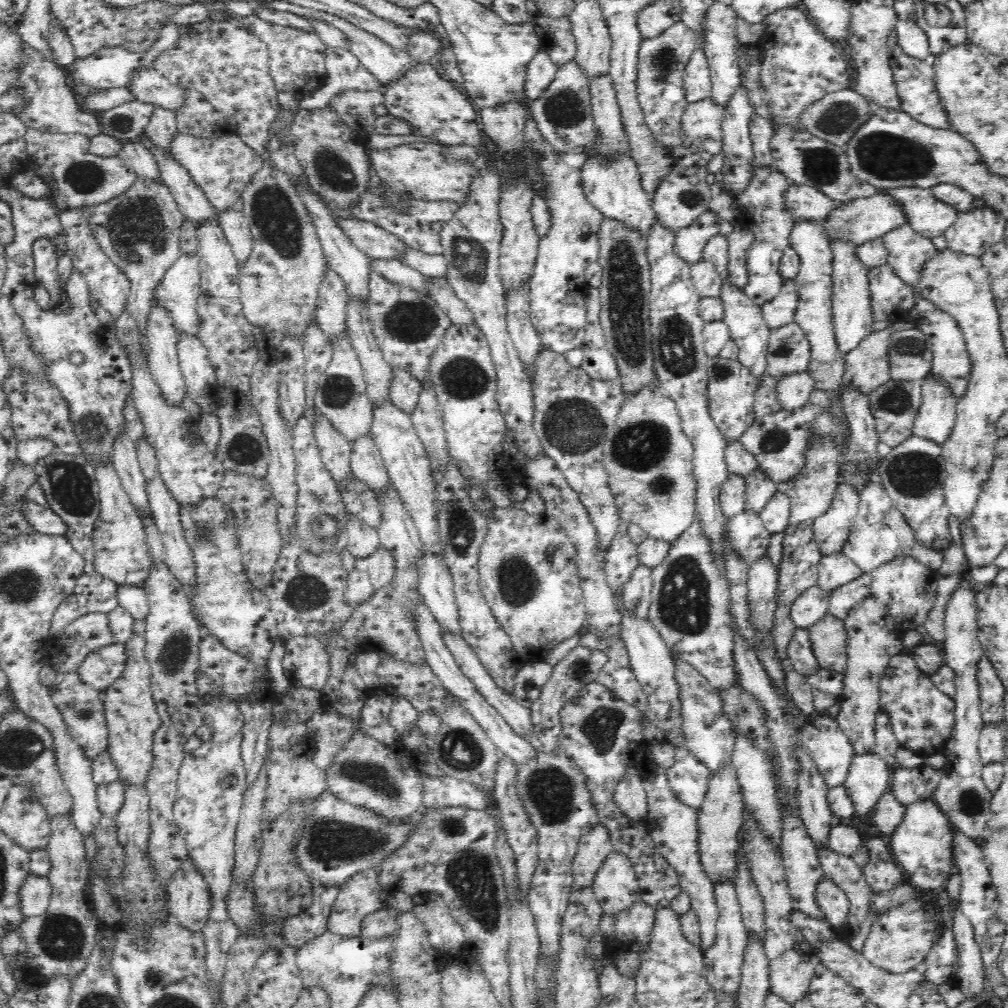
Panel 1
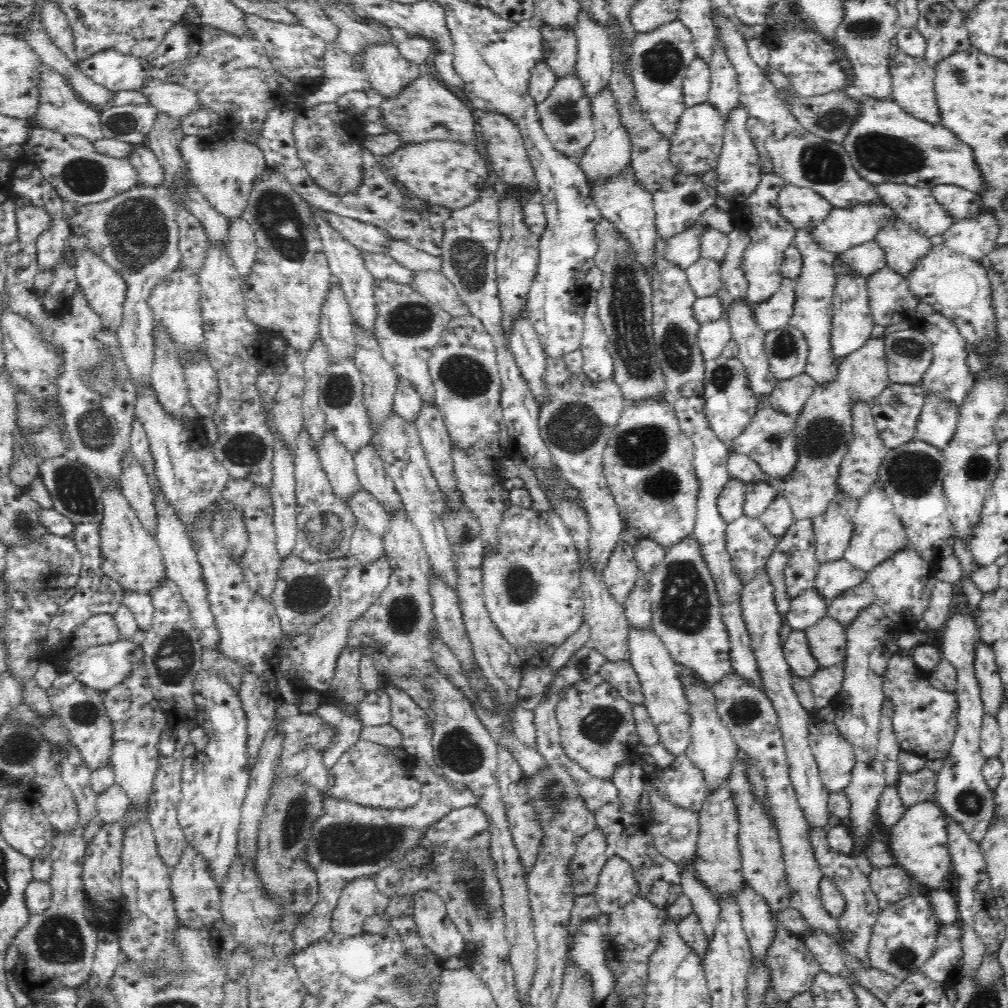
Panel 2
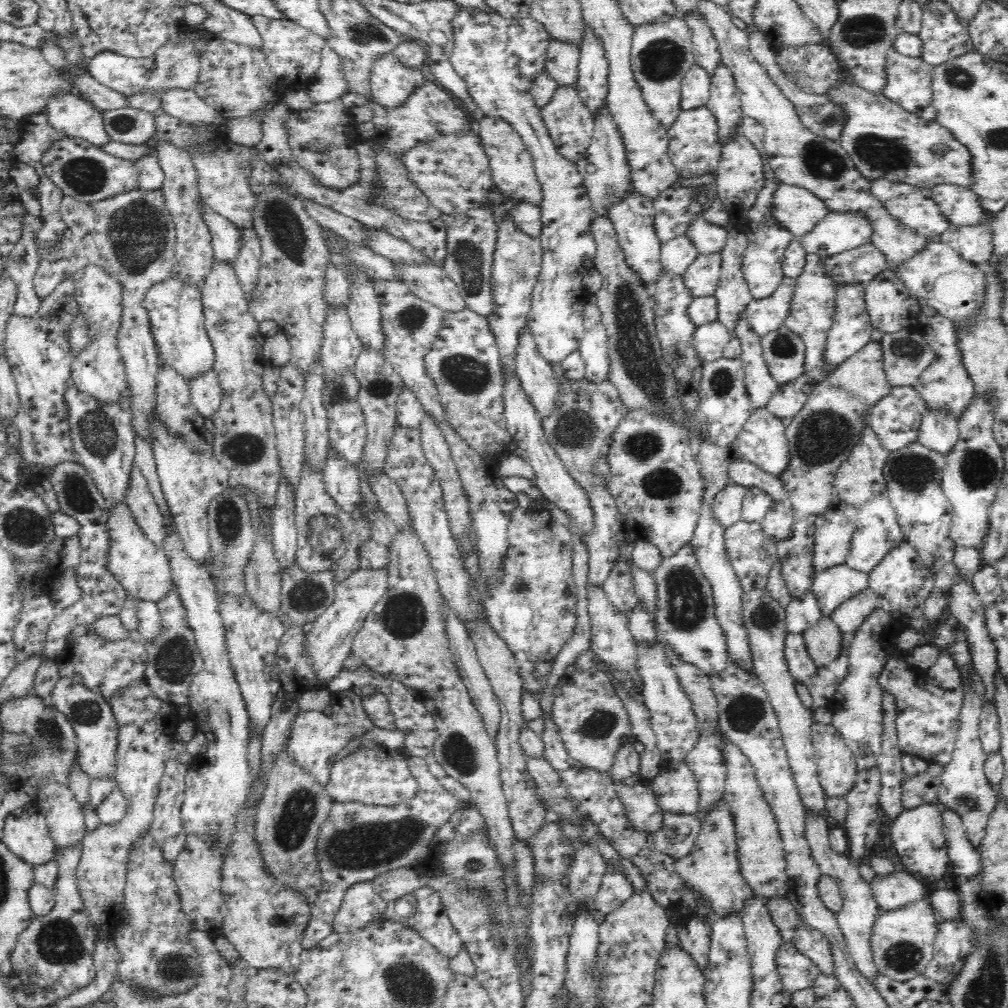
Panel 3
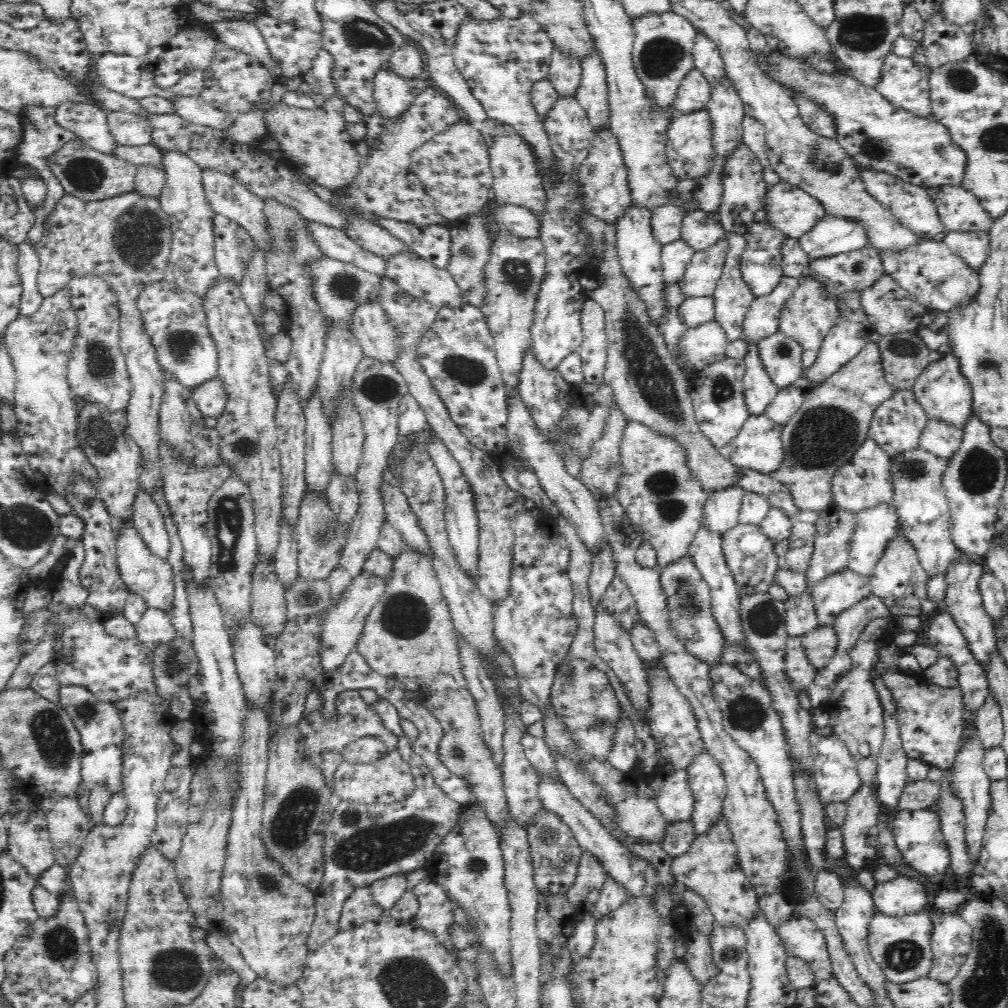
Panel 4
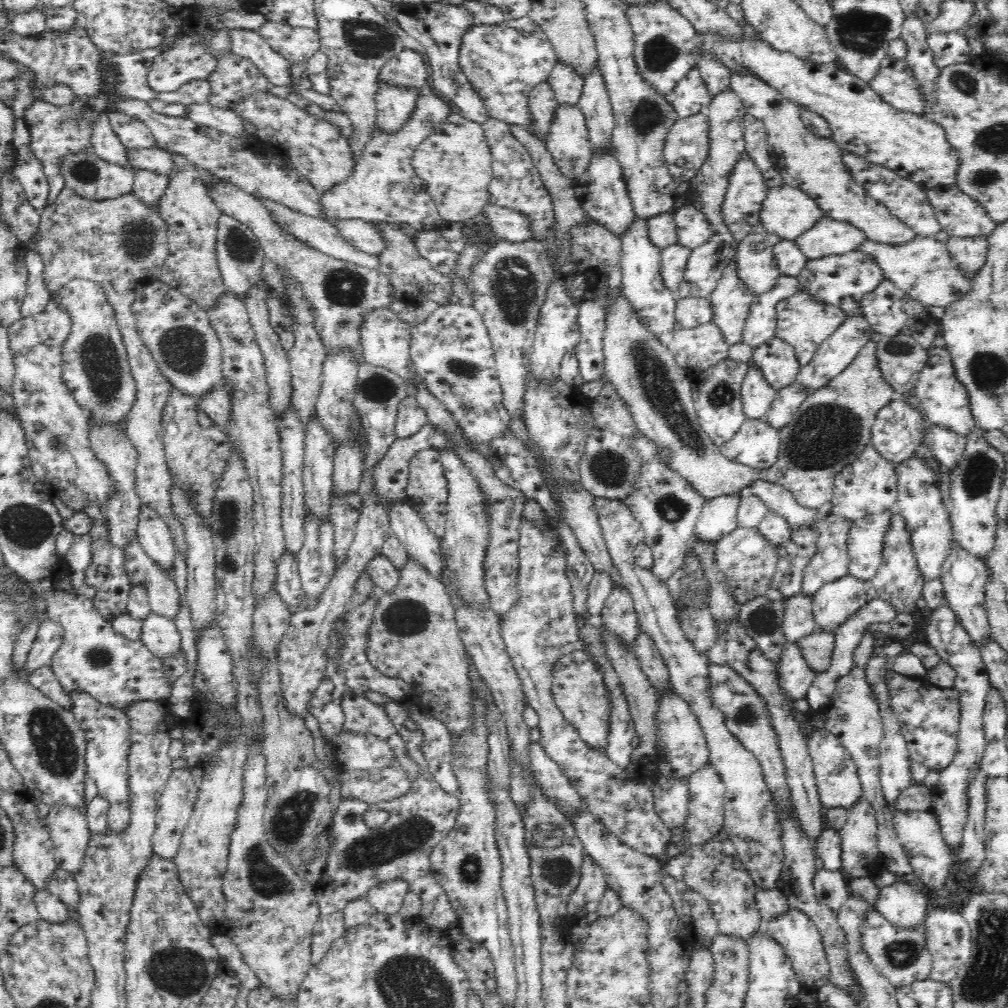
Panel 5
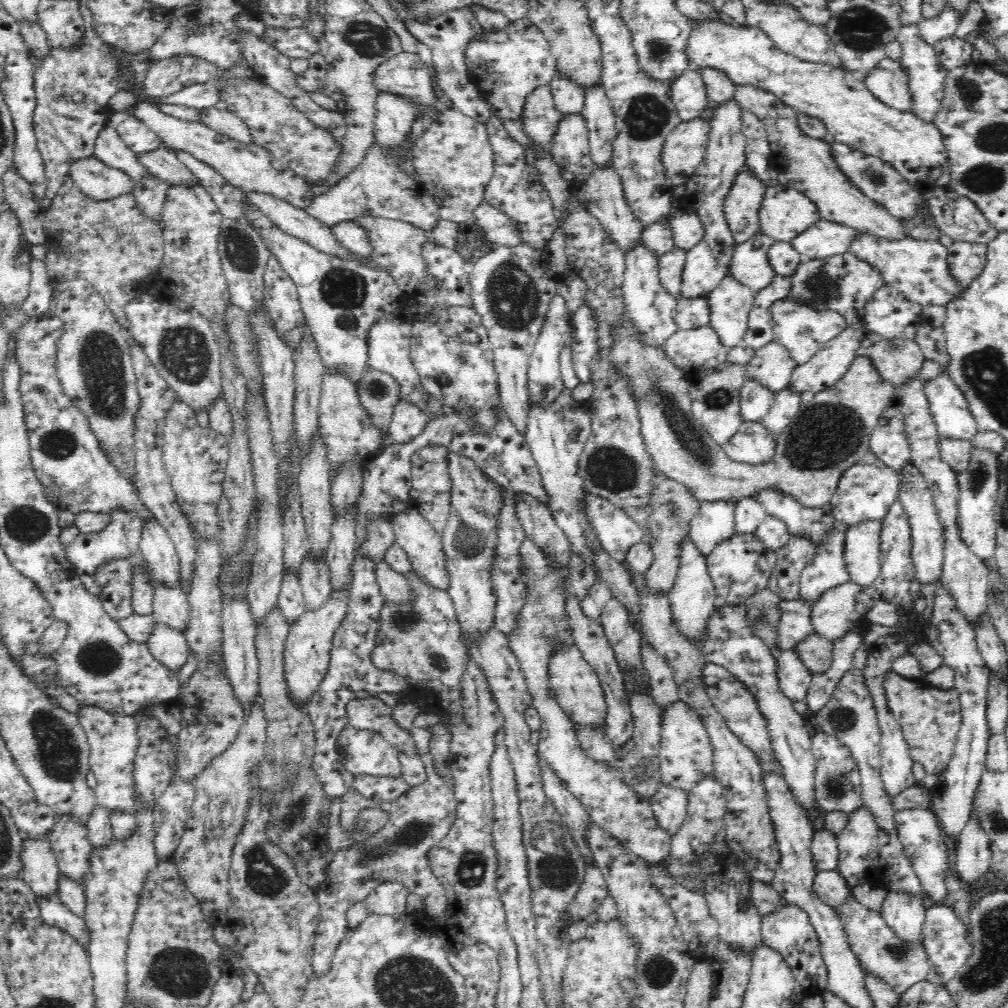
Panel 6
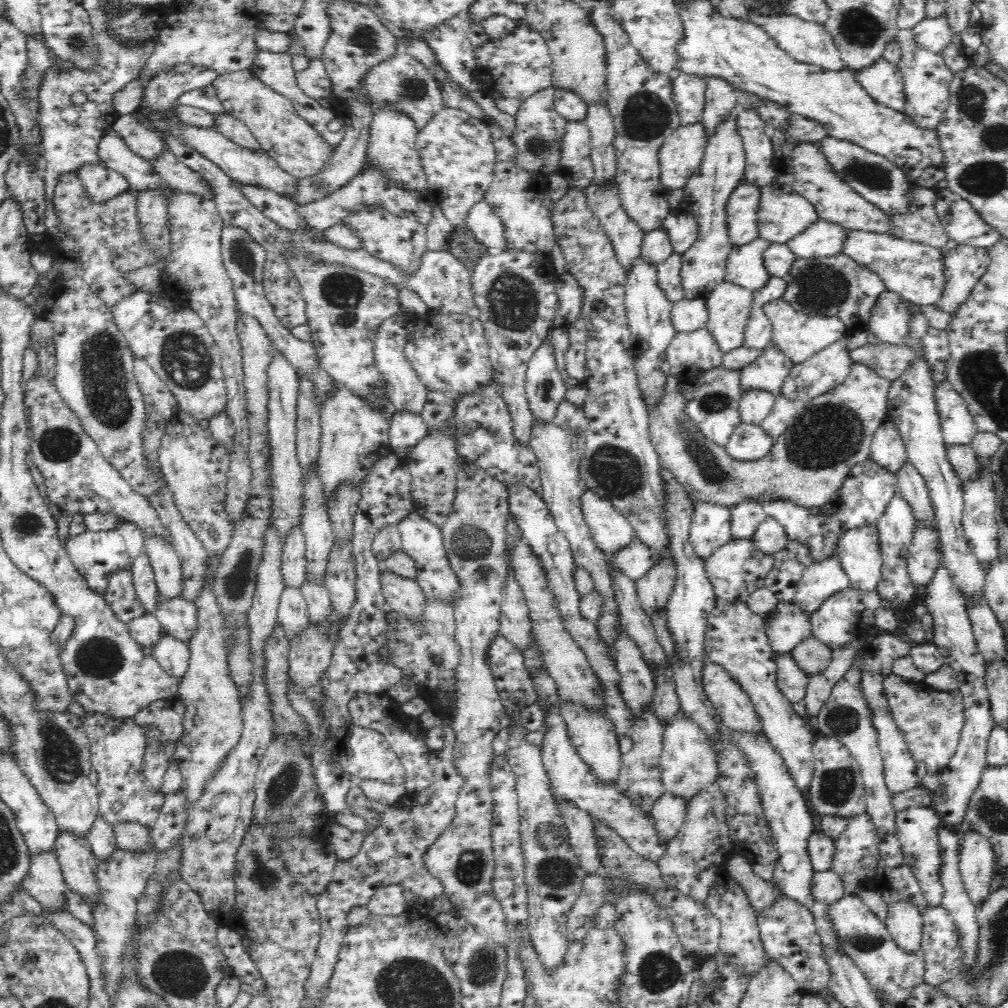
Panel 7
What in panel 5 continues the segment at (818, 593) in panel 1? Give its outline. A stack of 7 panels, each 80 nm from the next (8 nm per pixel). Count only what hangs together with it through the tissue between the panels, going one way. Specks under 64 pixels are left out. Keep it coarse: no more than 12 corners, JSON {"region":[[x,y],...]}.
{"region":[[812,595],[785,597],[784,634],[797,642],[817,630]]}

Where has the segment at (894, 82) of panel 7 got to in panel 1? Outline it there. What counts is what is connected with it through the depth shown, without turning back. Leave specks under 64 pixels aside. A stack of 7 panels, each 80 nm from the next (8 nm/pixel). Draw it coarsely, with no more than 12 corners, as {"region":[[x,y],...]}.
{"region":[[888,32],[901,110],[953,130],[933,66],[905,54]]}

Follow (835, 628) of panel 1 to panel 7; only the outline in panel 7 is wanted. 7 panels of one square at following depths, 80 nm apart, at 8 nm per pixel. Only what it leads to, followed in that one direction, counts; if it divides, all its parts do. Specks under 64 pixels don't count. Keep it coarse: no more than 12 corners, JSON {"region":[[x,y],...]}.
{"region":[[812,634],[791,653],[808,676],[827,670],[833,649]]}

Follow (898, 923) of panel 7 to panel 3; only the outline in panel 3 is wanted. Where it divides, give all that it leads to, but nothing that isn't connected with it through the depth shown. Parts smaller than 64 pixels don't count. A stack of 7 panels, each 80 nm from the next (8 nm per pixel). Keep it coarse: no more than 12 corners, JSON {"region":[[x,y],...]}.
{"region":[[903,871],[874,876],[871,892],[883,911],[925,896]]}

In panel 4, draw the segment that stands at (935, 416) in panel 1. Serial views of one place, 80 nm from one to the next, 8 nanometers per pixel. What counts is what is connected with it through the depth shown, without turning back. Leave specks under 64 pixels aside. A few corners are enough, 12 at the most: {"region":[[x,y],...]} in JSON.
{"region":[[927,421],[919,447],[942,459],[957,452],[963,430]]}

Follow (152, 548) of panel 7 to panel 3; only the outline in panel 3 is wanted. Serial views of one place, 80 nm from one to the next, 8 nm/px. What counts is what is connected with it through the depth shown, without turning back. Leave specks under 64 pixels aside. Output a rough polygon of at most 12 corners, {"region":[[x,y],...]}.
{"region":[[136,464],[124,500],[148,540],[162,547],[163,514]]}

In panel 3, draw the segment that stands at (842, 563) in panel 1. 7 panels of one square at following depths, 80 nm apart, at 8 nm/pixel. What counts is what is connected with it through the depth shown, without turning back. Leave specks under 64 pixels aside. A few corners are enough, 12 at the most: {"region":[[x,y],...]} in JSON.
{"region":[[844,563],[817,572],[811,589],[829,616],[869,586]]}

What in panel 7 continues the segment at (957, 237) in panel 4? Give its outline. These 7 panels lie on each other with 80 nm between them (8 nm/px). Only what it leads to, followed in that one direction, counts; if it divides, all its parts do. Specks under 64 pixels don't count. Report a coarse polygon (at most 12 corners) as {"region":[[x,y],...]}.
{"region":[[959,244],[944,257],[937,306],[952,315],[988,268],[986,248]]}

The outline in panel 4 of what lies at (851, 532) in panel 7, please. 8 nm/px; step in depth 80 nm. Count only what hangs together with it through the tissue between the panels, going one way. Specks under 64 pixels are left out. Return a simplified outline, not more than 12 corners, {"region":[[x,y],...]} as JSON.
{"region":[[896,509],[857,513],[847,568],[870,576],[900,534]]}

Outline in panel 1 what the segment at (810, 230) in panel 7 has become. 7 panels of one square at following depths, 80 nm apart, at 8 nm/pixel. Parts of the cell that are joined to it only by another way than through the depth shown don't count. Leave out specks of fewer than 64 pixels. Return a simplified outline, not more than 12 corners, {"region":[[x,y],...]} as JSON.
{"region":[[880,190],[838,205],[829,238],[861,245],[904,228],[902,205]]}

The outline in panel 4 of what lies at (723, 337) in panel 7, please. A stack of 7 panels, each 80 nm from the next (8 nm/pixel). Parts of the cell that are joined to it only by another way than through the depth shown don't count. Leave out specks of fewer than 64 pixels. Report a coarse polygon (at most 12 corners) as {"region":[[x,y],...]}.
{"region":[[728,232],[728,252],[713,294],[715,320],[740,339],[756,298],[743,279],[743,234]]}

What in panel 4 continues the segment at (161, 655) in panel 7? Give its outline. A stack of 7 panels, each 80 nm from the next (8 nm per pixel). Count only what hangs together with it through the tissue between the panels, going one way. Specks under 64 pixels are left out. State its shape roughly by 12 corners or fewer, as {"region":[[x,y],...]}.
{"region":[[146,606],[135,624],[149,648],[168,644],[176,628],[159,608]]}

